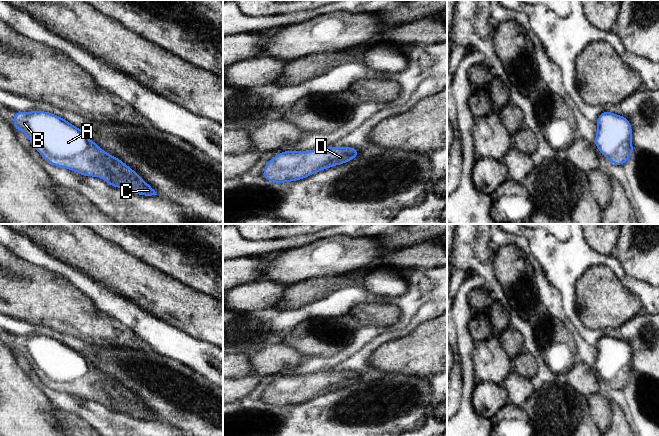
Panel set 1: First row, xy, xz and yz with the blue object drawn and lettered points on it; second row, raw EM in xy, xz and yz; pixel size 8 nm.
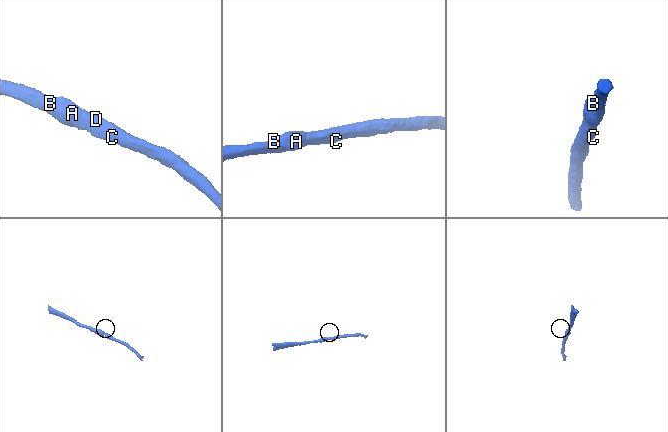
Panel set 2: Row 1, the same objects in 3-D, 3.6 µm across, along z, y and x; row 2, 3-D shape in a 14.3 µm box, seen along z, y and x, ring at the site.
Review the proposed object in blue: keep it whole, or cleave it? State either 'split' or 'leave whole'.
leave whole

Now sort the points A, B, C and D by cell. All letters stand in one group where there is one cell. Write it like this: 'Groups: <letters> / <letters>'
Groups: A B C D

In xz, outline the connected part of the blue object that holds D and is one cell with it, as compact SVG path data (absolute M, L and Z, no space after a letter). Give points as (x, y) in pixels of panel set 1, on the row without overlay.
M322 371L309 374L284 375L271 382L262 401L274 409L309 401L323 393L342 389L358 381L353 371Z

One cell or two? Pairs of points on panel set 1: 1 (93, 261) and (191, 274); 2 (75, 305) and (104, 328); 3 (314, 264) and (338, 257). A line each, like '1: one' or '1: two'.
1: two
2: one
3: one

